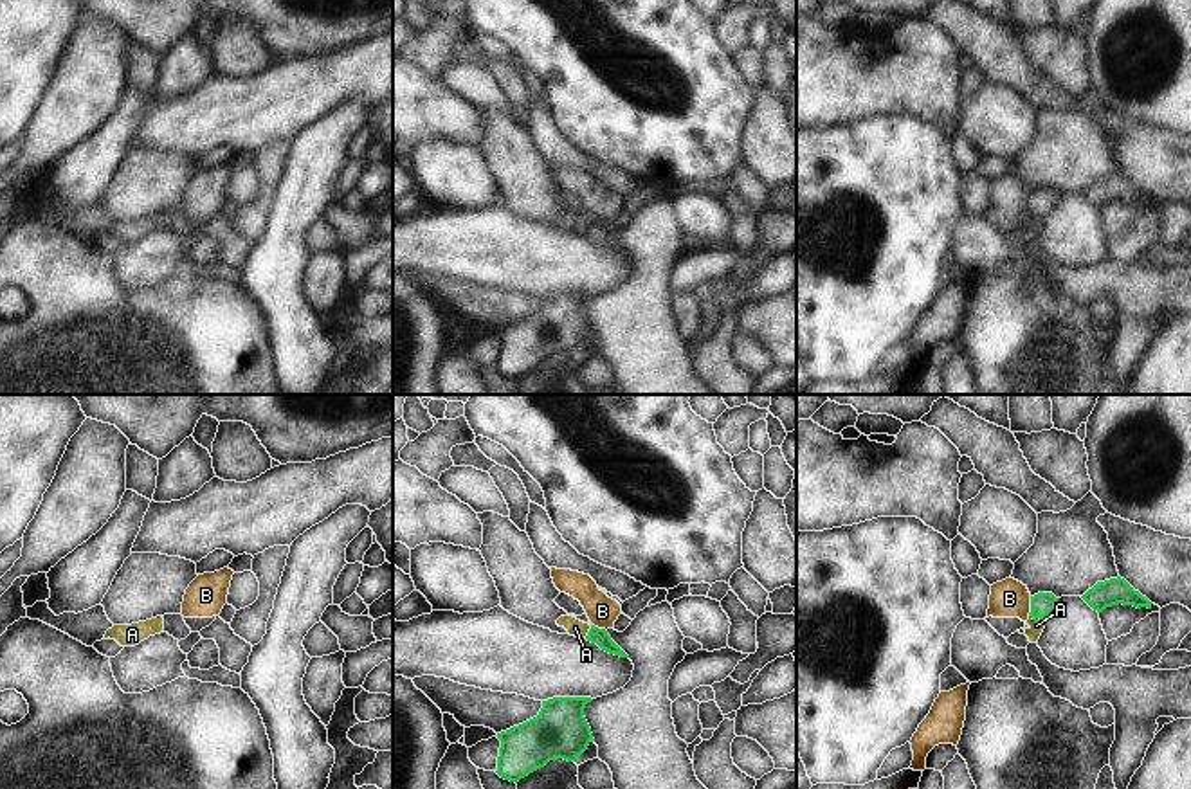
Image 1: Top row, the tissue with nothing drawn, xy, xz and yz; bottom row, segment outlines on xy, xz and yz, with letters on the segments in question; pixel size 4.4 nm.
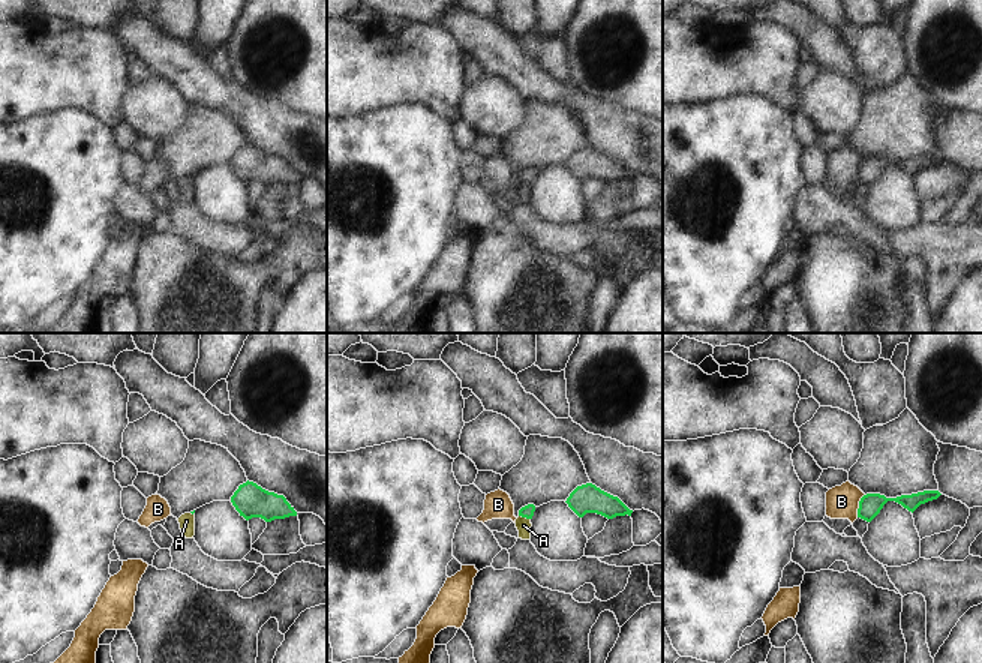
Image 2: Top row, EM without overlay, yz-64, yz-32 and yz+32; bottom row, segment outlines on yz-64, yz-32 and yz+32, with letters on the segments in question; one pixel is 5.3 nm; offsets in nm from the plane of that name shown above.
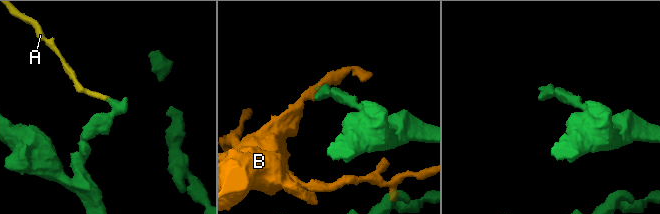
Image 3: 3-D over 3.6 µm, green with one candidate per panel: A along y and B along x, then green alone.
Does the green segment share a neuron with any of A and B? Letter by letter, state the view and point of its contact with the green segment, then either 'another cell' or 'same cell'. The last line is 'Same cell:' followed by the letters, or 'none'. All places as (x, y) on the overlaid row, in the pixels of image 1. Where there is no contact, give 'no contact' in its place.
A: xz (588, 633) | another cell
B: yz (1031, 607) | another cell
Same cell: none

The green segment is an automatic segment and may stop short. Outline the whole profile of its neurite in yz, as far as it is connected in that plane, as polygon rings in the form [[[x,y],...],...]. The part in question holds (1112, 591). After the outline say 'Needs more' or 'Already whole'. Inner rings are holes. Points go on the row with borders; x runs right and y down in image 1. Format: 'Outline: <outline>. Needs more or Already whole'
Outline: [[[1121,576],[1097,582],[1081,598],[1097,612],[1117,603],[1151,609],[1151,602]]]. Already whole.

